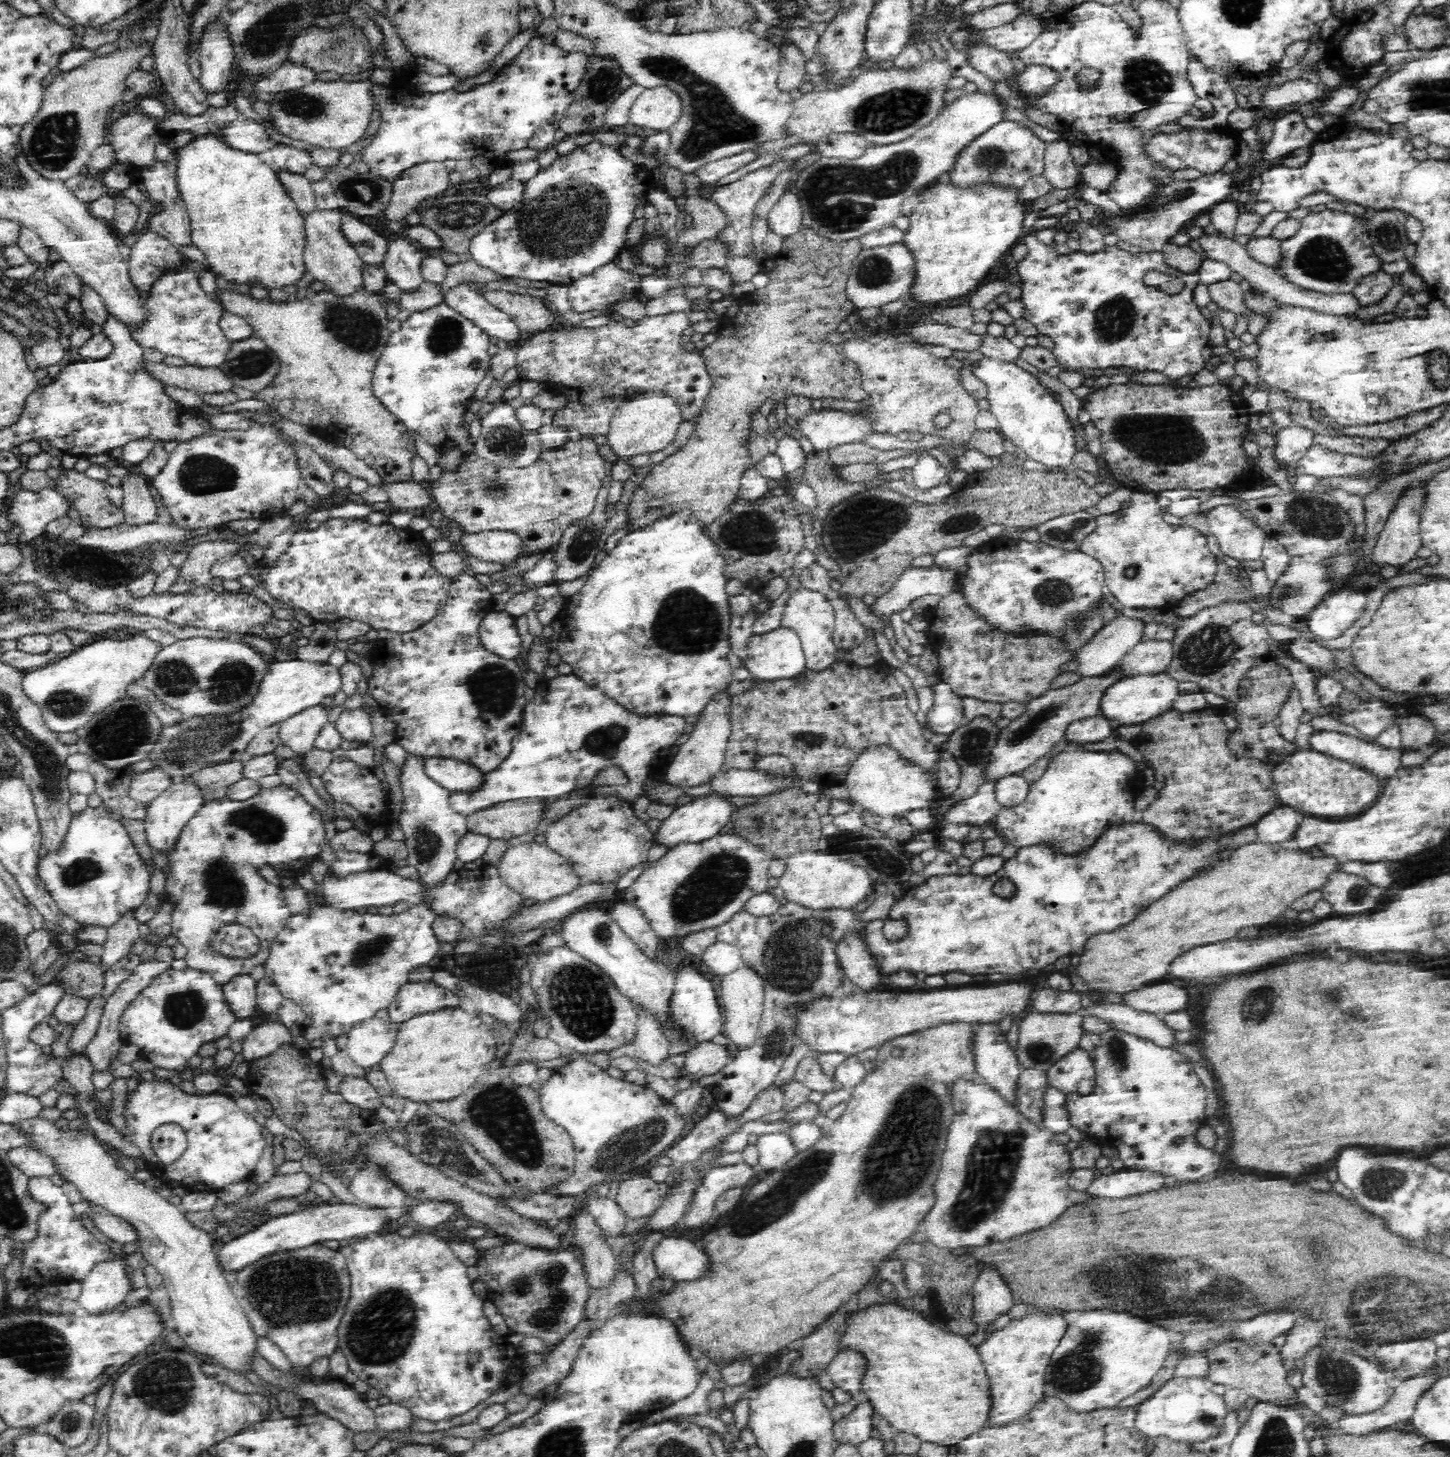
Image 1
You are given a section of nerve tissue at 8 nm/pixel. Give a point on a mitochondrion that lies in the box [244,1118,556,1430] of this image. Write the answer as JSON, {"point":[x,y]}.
{"point":[285,1293]}

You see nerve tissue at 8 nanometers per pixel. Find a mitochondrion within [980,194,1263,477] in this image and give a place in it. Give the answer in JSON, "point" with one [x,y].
{"point":[1159,439]}

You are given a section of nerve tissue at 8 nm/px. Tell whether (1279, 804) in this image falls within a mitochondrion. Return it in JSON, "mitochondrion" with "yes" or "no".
{"mitochondrion":"no"}

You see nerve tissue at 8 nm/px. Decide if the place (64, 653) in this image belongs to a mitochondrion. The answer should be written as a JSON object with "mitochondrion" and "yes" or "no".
{"mitochondrion":"no"}

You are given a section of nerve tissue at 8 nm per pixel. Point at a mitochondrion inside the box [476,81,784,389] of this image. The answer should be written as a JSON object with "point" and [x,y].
{"point":[563,220]}

